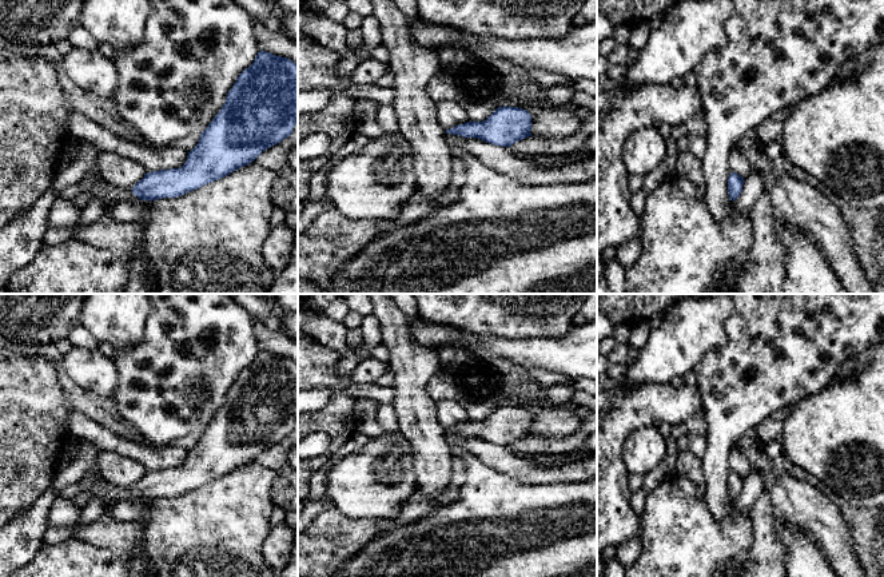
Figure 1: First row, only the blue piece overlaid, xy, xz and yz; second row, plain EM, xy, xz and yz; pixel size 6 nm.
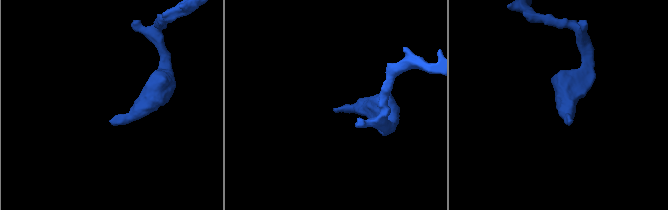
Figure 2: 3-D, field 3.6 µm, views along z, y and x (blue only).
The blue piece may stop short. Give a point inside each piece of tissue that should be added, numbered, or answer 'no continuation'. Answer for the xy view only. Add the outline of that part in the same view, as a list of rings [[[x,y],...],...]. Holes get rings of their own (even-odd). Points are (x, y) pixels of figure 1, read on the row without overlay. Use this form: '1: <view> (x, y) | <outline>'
1: xy (110, 494) | [[[100,474],[95,478],[88,478],[81,484],[83,490],[89,490],[93,498],[99,498],[104,505],[104,512],[112,509],[116,504],[132,500],[132,490],[116,486],[105,481]]]

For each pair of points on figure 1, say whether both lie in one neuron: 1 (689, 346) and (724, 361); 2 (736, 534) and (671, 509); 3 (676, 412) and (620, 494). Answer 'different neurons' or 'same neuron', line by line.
1: different neurons
2: same neuron
3: same neuron

